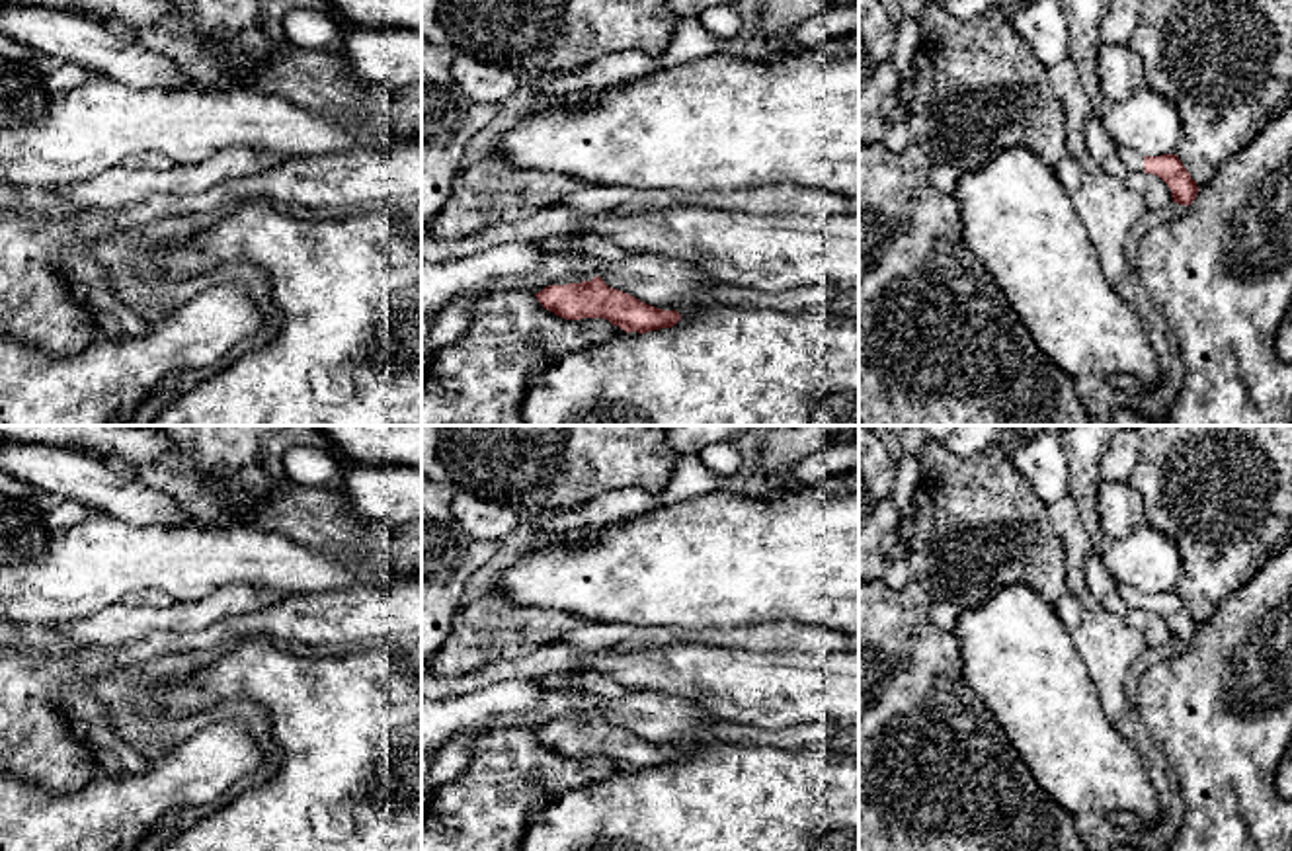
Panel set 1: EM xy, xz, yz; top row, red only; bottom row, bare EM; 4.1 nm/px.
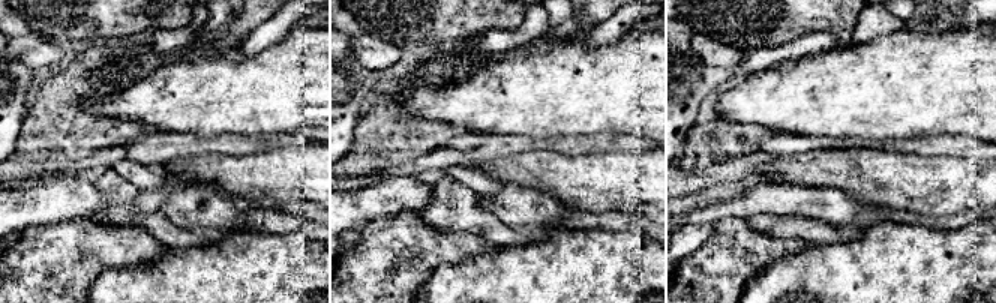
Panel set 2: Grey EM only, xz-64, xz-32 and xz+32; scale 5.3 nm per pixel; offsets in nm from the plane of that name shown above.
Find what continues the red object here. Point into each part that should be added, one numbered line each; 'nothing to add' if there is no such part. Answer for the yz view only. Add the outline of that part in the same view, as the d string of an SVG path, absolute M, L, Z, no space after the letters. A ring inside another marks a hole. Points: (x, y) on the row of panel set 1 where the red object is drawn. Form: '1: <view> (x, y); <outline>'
1: yz (1132, 161); M1118 144L1118 156L1130 172L1144 172L1144 156Z

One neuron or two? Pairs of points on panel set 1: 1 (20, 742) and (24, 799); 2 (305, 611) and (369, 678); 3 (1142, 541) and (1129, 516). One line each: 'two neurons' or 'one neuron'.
1: two neurons
2: two neurons
3: two neurons

